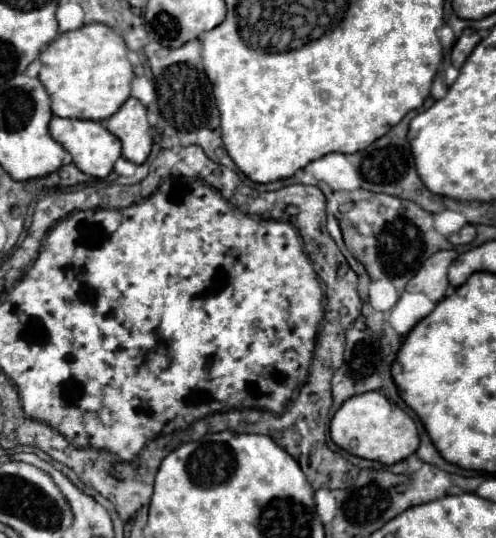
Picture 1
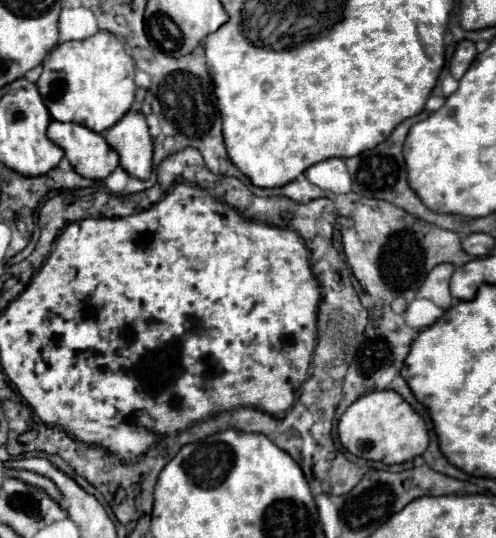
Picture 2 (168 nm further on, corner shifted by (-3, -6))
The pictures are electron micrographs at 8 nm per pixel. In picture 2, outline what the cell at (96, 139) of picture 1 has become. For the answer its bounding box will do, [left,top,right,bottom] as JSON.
[48,121,118,179]

